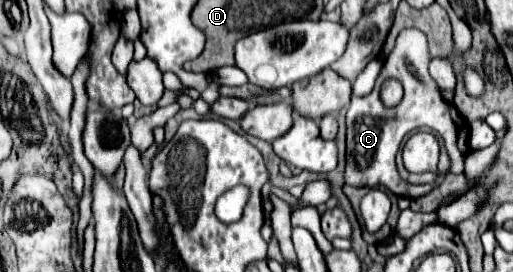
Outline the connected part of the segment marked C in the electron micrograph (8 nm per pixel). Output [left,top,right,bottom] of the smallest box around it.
[345,36,469,198]

